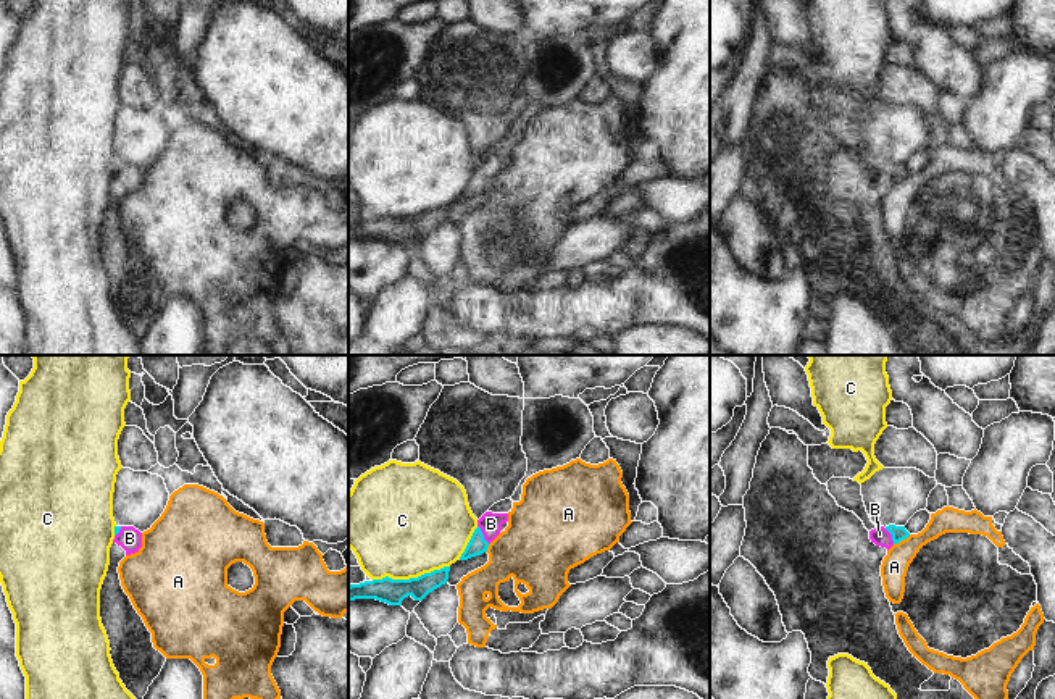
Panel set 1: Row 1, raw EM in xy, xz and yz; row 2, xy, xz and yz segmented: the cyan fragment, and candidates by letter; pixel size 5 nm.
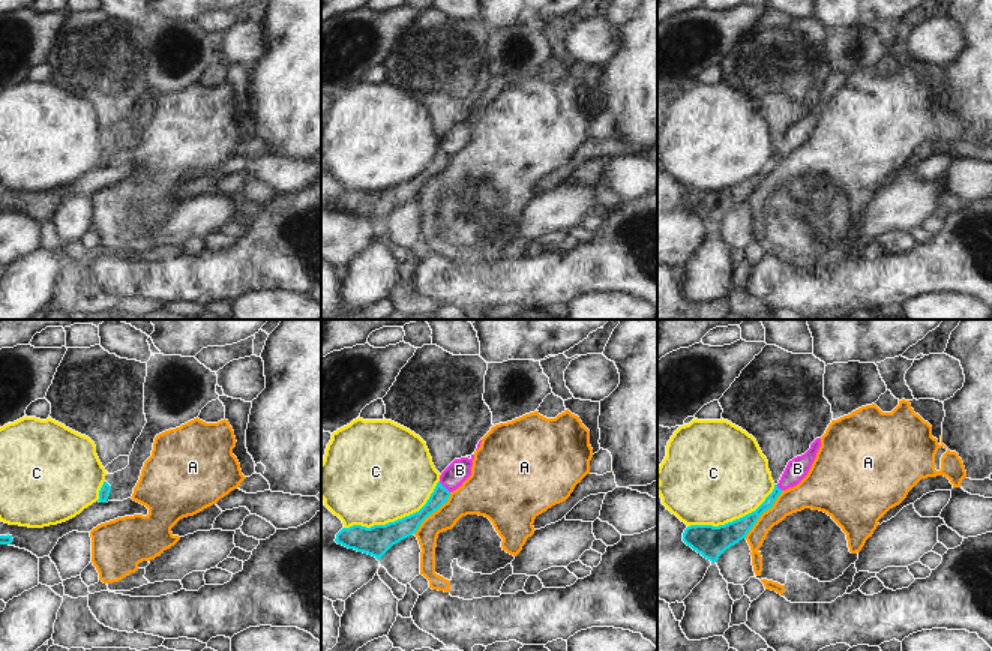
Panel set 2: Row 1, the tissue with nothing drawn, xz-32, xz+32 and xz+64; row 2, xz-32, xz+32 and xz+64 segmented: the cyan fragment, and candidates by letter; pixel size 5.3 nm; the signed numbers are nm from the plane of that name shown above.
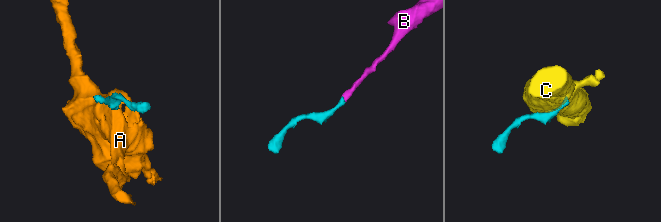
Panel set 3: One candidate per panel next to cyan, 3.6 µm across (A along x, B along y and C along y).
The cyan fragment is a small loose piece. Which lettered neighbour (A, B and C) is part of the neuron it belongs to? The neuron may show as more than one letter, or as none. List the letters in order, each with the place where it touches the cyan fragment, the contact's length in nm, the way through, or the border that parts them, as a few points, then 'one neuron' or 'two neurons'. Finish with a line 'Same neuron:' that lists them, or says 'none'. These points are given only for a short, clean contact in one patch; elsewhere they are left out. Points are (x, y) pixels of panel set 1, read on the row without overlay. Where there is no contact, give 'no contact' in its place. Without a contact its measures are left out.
A: meets cyan in yz at (902, 178); contact 100 nm long; border along yz (910, 173), (894, 183); two neurons
B: meets cyan in xz at (483, 173); contact 110 nm long; runs through xz (476, 184), (483, 173), (491, 162); one neuron
C: meets cyan in xz at (410, 217); contact 400 nm long; two neurons
Same neuron: B

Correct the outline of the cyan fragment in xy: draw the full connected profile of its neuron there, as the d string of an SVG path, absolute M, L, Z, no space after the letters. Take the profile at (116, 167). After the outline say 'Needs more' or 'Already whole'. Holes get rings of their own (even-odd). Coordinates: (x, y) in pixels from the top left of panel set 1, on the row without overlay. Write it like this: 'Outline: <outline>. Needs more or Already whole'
Outline: M115 165L115 178L126 189L126 194L139 190L142 186L142 171L134 165Z. Needs more.

